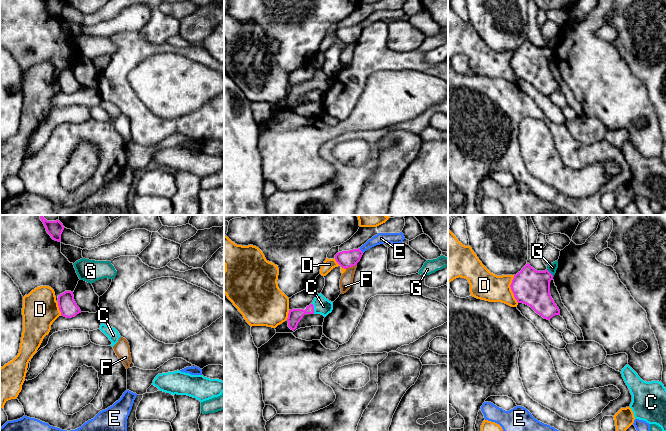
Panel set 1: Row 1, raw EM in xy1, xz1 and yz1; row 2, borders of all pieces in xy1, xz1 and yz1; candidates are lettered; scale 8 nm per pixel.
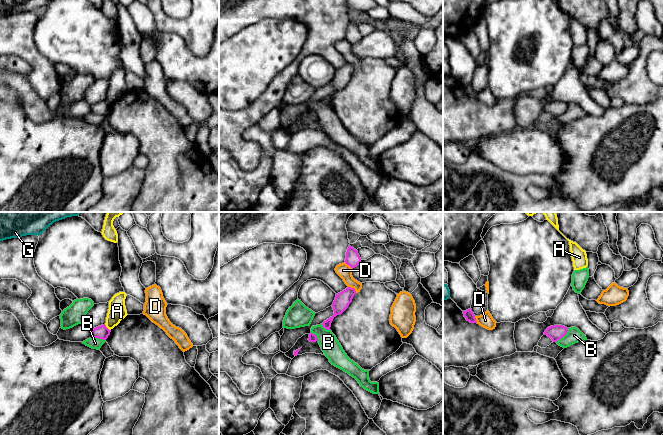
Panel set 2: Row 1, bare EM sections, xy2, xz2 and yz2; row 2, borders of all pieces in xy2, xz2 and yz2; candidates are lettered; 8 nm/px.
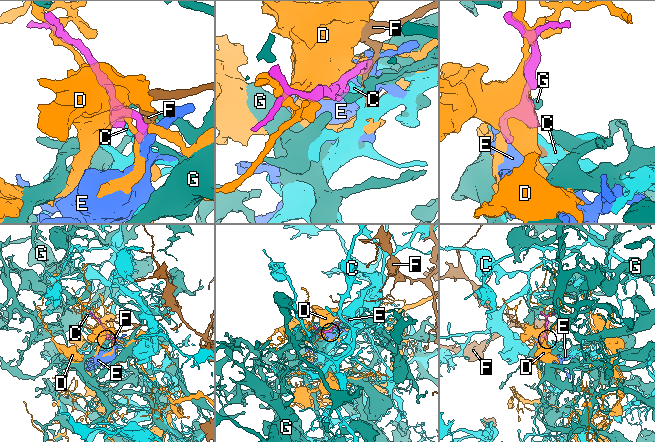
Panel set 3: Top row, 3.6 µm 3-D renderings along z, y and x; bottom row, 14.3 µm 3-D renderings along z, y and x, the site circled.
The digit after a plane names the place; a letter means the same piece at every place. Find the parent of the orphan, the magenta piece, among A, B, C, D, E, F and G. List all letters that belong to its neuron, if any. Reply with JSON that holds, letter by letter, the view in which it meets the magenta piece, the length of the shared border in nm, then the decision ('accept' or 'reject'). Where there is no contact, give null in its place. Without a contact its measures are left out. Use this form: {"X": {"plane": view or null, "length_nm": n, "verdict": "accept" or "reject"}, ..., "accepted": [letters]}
{"A": {"plane": "xy2", "length_nm": 80, "verdict": "reject"}, "B": {"plane": "yz2", "length_nm": 160, "verdict": "reject"}, "C": {"plane": "xz1", "length_nm": 90, "verdict": "accept"}, "D": {"plane": "yz1", "length_nm": 220, "verdict": "reject"}, "E": {"plane": "xz1", "length_nm": 50, "verdict": "reject"}, "F": {"plane": "xz1", "length_nm": 100, "verdict": "reject"}, "G": {"plane": "yz1", "length_nm": 90, "verdict": "reject"}, "accepted": ["C"]}

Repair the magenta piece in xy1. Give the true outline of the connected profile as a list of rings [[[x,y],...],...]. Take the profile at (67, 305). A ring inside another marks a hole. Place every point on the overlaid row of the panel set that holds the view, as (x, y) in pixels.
[[[65,291],[58,296],[58,306],[61,315],[66,318],[72,318],[81,313],[80,308],[74,300],[73,292],[71,291]]]

